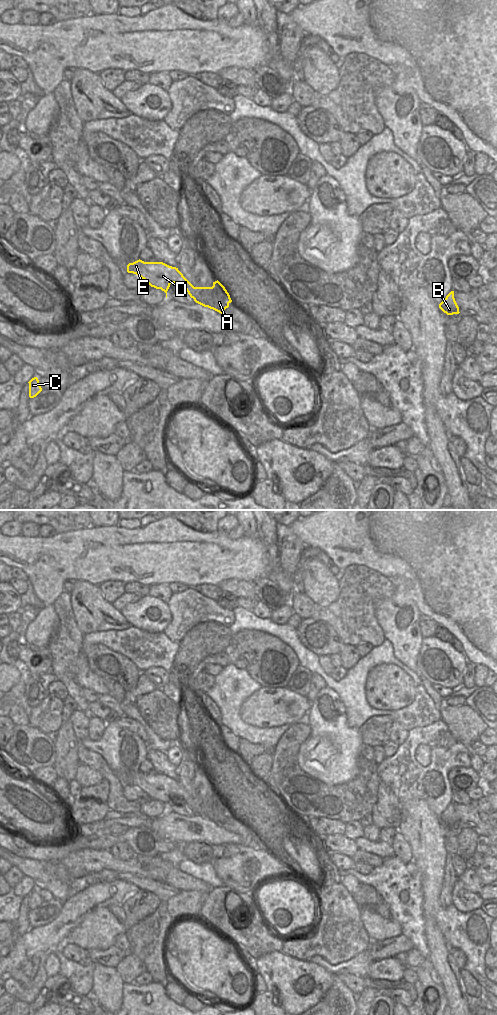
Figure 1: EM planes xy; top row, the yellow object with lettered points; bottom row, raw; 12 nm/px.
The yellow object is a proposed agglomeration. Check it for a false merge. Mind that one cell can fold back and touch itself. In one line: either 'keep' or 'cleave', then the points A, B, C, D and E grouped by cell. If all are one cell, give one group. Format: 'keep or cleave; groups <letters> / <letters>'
cleave; groups A B C / D E

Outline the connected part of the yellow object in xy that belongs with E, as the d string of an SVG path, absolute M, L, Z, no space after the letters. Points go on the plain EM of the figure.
M139 771L127 777L127 784L140 788L151 799L154 799L156 801L161 801L162 803L164 803L166 805L166 810L167 810L167 803L170 799L170 796L178 795L186 801L190 809L193 810L196 815L204 819L208 819L210 821L214 820L213 799L194 799L176 779L169 778L163 774L144 774Z

